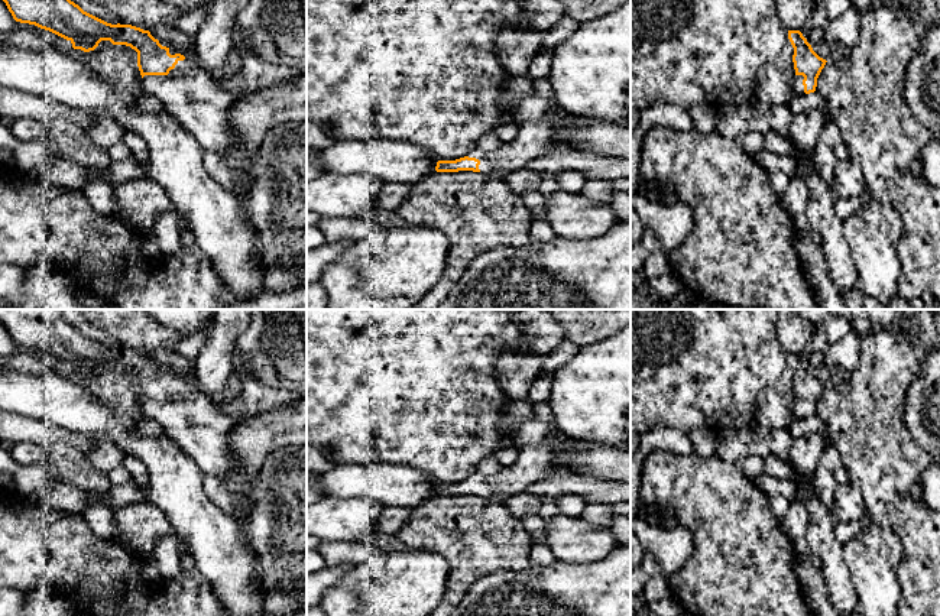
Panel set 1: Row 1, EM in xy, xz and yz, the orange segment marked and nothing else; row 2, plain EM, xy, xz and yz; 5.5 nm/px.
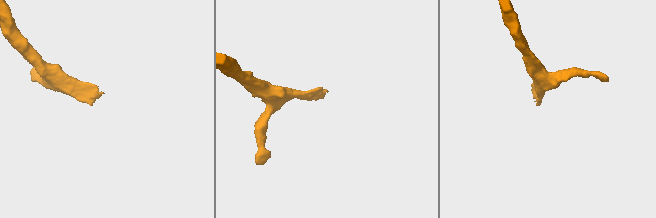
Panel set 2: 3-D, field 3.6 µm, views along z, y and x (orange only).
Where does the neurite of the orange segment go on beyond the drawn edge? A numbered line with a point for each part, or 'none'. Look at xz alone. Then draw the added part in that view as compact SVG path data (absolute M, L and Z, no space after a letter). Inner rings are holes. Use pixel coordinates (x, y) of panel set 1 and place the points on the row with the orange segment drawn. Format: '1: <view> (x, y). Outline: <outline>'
1: xz (535, 139). Outline: M555 111L538 121L519 126L518 136L512 142L503 142L496 150L476 147L467 156L479 159L480 172L489 178L506 179L509 174L528 168L532 161L557 150L554 114Z

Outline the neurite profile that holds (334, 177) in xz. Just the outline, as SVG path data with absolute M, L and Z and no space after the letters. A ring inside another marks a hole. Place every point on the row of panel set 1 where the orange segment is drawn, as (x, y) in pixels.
M328 174L307 181L307 211L320 217L372 218L372 202L385 182L372 174Z

